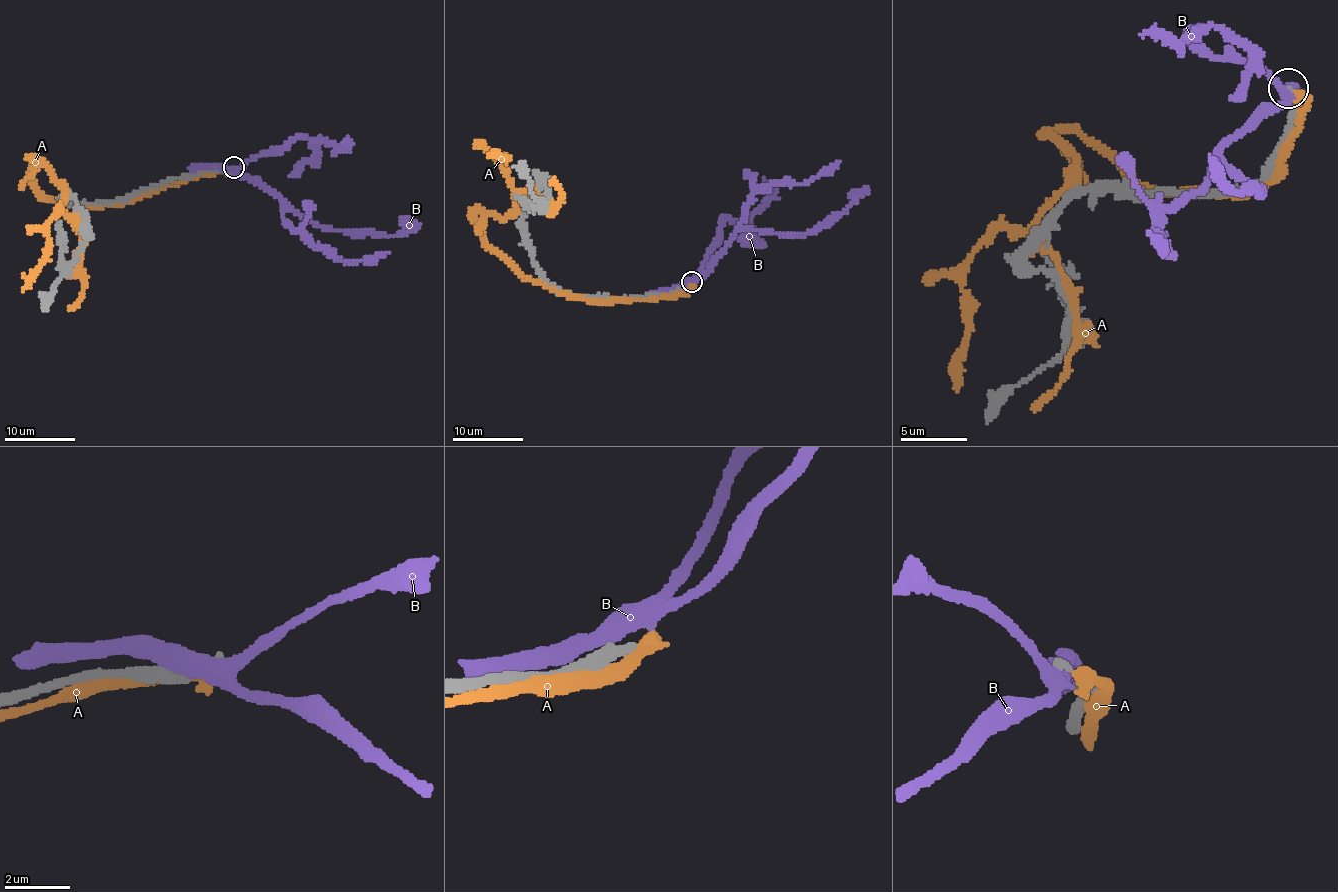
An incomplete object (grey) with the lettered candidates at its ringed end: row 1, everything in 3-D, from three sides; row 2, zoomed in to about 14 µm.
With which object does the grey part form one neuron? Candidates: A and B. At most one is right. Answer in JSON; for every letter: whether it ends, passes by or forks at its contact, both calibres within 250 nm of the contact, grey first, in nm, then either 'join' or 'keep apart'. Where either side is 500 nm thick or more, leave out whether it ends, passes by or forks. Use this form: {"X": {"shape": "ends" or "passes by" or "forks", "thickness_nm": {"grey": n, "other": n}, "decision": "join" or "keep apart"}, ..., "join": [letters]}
{"A": {"shape": "ends", "thickness_nm": {"grey": 180, "other": 480}, "decision": "keep apart"}, "B": {"shape": "forks", "thickness_nm": {"grey": 180, "other": 460}, "decision": "keep apart"}, "join": []}

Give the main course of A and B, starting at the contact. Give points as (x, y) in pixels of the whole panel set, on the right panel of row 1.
A: (1294, 91), (1273, 178), (1241, 195), (1159, 196), (1049, 131), (1076, 167), (1037, 231), (1074, 334), (1034, 412)
B: (1287, 91), (1273, 111), (1231, 136), (1221, 157), (1252, 186), (1264, 188), (1228, 188), (1211, 168)

